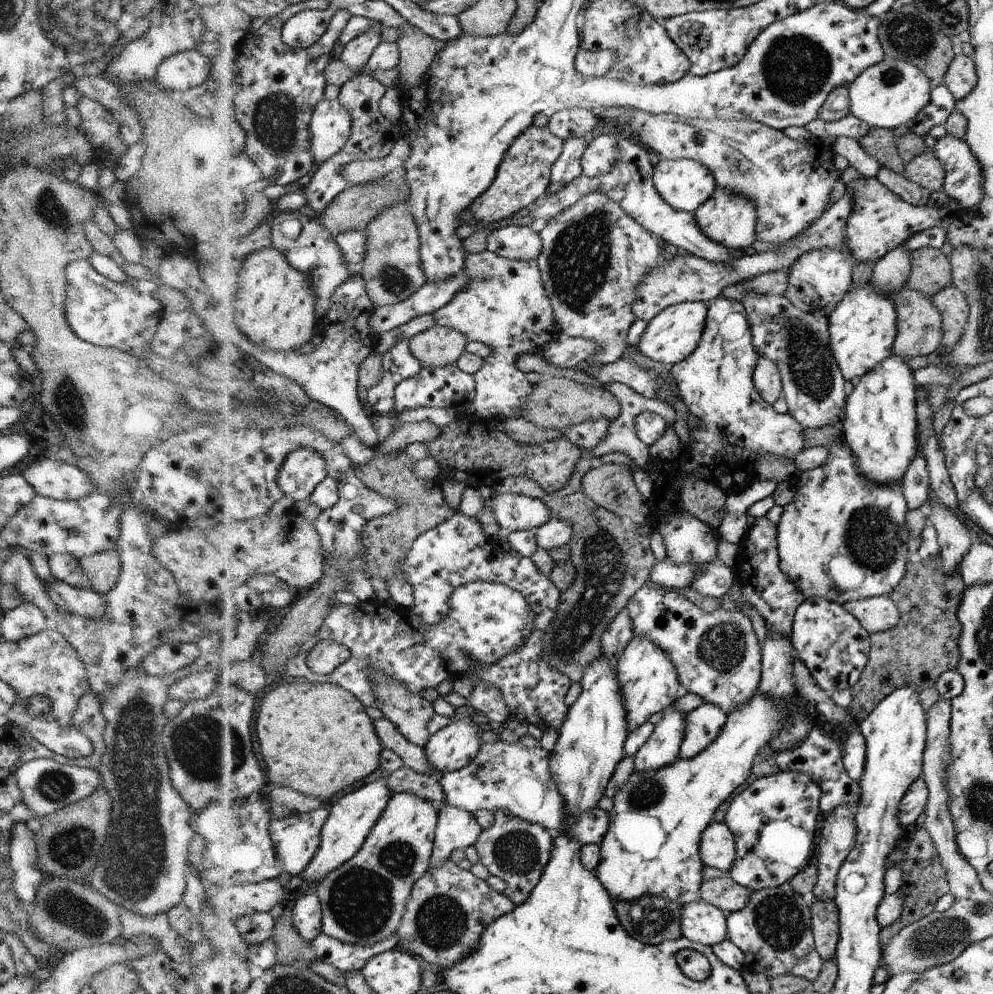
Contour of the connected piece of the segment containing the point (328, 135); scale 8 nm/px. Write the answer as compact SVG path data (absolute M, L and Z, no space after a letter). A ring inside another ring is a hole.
M324 99L313 116L313 149L318 166L342 152L352 136L352 114L340 99Z

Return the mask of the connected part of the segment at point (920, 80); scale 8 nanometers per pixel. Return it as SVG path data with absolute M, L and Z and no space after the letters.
M887 56L884 62L870 66L848 85L849 114L870 127L894 129L912 121L929 104L933 87L932 78L914 63Z

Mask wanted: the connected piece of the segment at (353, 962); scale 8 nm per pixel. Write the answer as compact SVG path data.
M322 933L313 941L314 949L320 959L328 964L333 964L336 968L343 970L347 975L357 973L377 957L386 951L391 951L400 947L400 935L394 934L393 937L386 938L378 942L376 946L364 946L364 944L350 944L342 942L334 936Z

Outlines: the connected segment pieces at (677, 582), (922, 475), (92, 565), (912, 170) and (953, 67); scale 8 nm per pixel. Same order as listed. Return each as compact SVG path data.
M670 558L666 560L655 561L655 565L649 574L648 580L661 587L678 588L683 592L692 580L696 578L696 574L700 574L700 566L696 564L674 564Z
M917 448L917 457L913 464L909 466L904 480L901 482L904 487L905 499L912 510L923 510L928 500L928 490L930 490L930 475L926 468L926 458L922 456L922 450Z
M117 548L96 552L79 560L86 576L92 582L91 588L105 595L110 588L116 586L121 569L120 554Z
M925 150L916 158L912 158L908 164L904 163L903 176L931 193L944 190L945 167L933 150Z
M963 52L959 53L956 58L953 58L943 84L956 101L968 97L977 86L976 63L970 56Z

